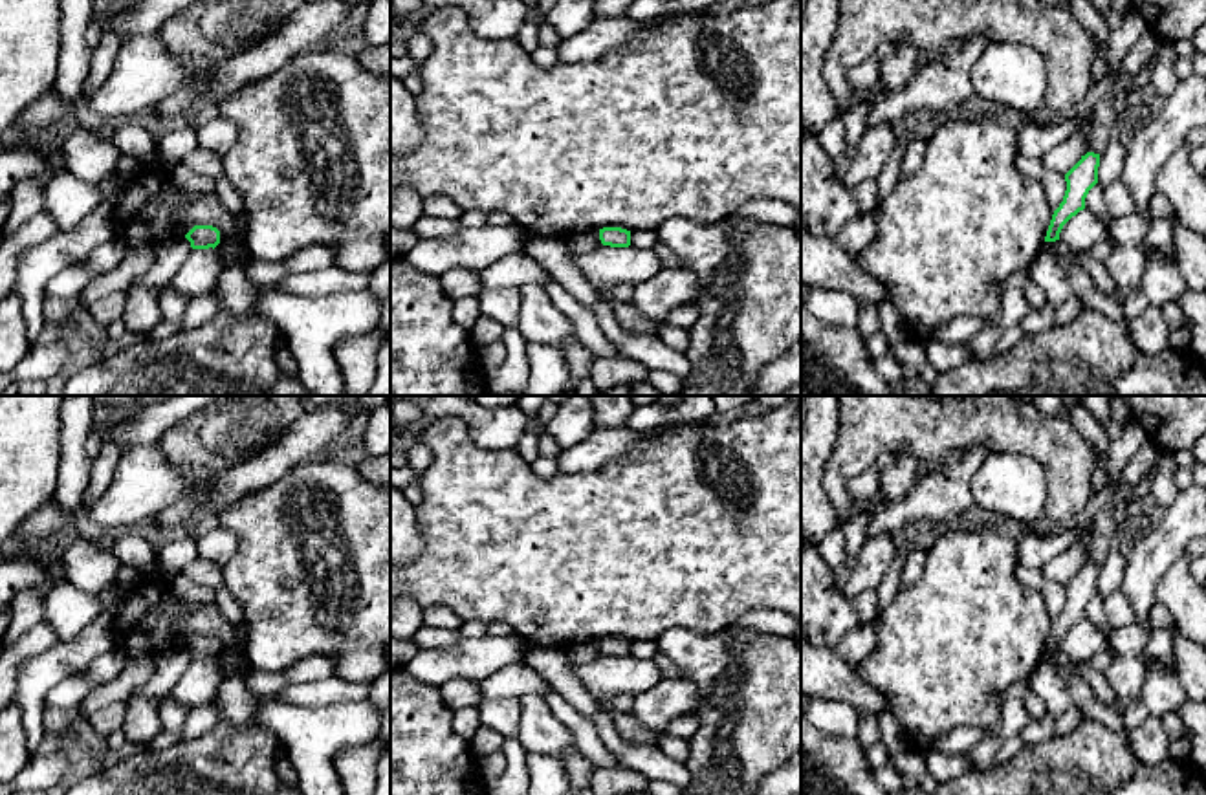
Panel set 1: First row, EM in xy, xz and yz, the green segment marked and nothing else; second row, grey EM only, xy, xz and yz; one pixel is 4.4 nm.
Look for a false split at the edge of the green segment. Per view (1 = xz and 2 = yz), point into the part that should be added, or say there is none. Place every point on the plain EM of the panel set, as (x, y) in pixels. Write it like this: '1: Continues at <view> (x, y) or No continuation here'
1: No continuation here
2: No continuation here

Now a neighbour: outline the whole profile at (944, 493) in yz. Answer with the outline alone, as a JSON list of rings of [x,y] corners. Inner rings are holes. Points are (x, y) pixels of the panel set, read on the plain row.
[[[971,445],[957,462],[916,480],[913,489],[896,502],[874,511],[867,528],[869,537],[889,533],[900,539],[909,524],[922,520],[948,522],[973,504],[971,480],[986,456],[984,445]]]

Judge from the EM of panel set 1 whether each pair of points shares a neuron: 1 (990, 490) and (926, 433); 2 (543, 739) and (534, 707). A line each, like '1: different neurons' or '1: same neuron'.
1: different neurons
2: same neuron

